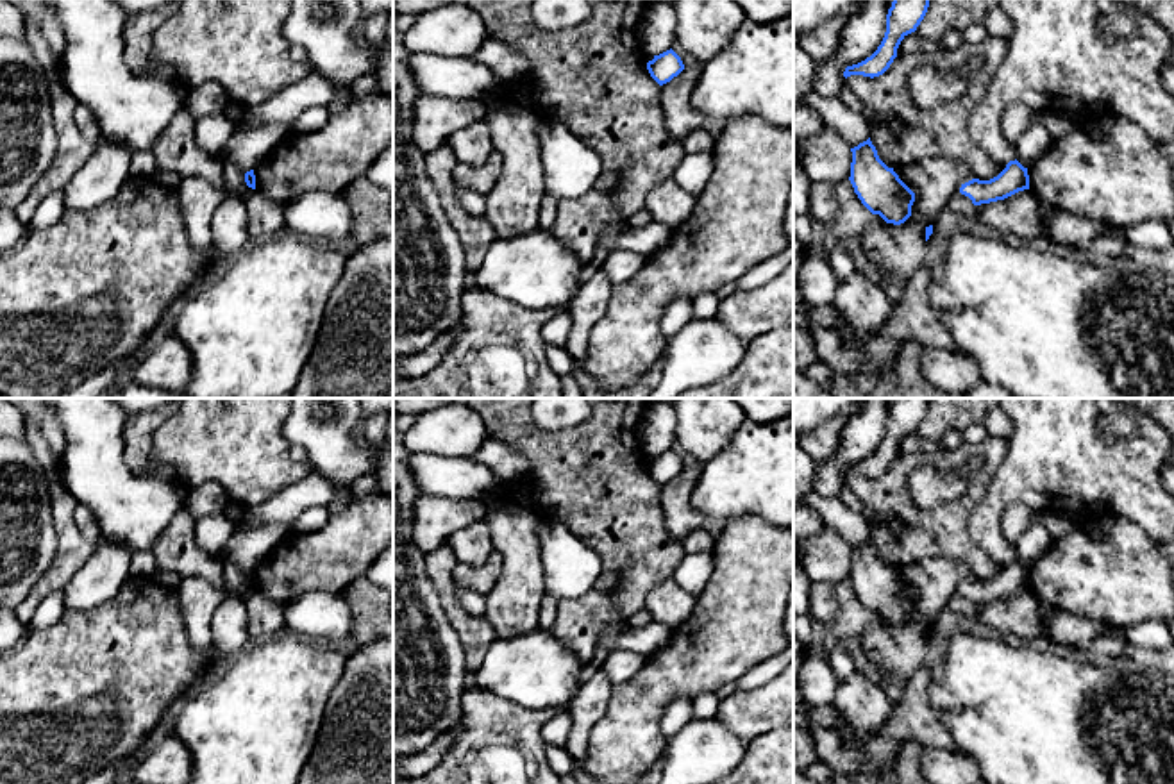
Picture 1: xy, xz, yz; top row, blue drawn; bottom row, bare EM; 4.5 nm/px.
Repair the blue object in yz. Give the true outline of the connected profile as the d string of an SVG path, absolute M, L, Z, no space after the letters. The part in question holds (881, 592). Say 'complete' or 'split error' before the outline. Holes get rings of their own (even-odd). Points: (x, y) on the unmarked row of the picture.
complete; M870 538L851 548L851 584L861 604L886 623L901 625L911 616L915 593L877 555Z

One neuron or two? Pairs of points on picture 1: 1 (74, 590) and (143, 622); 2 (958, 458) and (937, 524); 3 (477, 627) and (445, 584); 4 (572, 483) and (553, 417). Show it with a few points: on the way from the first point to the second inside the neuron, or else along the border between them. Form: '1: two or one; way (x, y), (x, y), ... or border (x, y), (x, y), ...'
1: two; border (129, 575), (108, 600), (67, 611)
2: one; way (928, 459), (899, 474), (906, 506)
3: one; way (465, 622), (452, 609), (447, 597)
4: two; border (592, 417), (560, 429), (540, 429), (531, 420)

